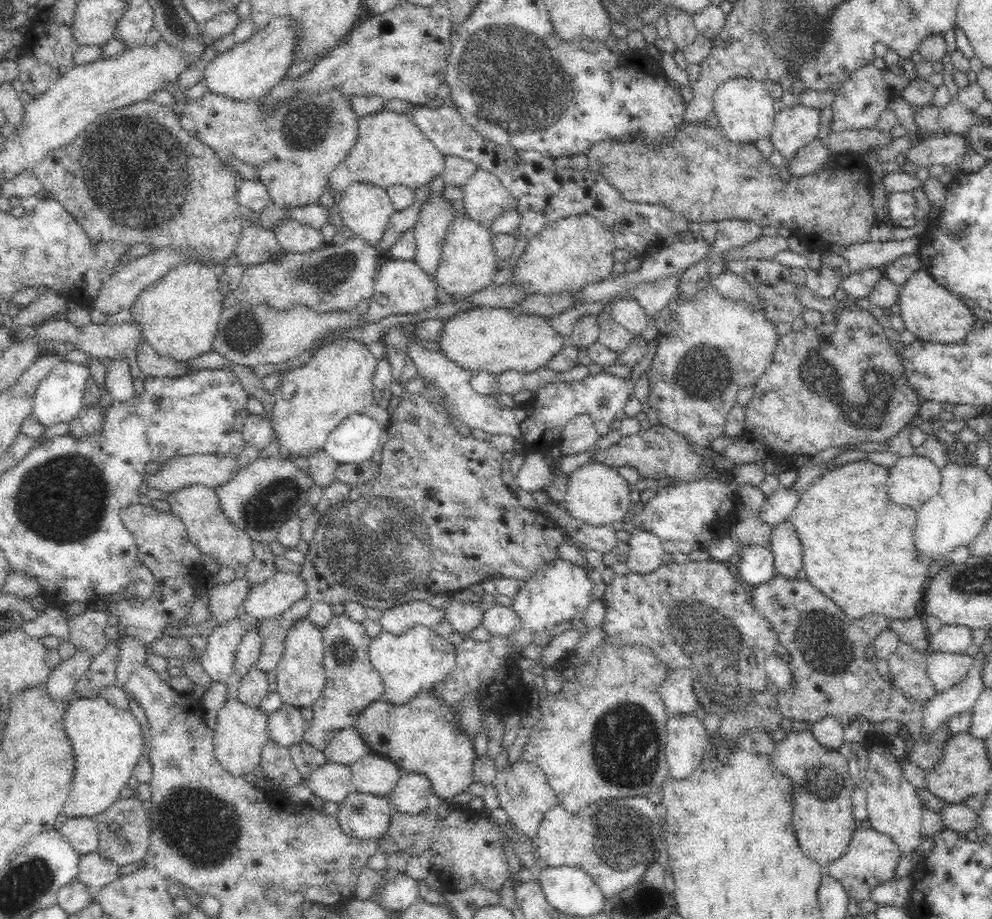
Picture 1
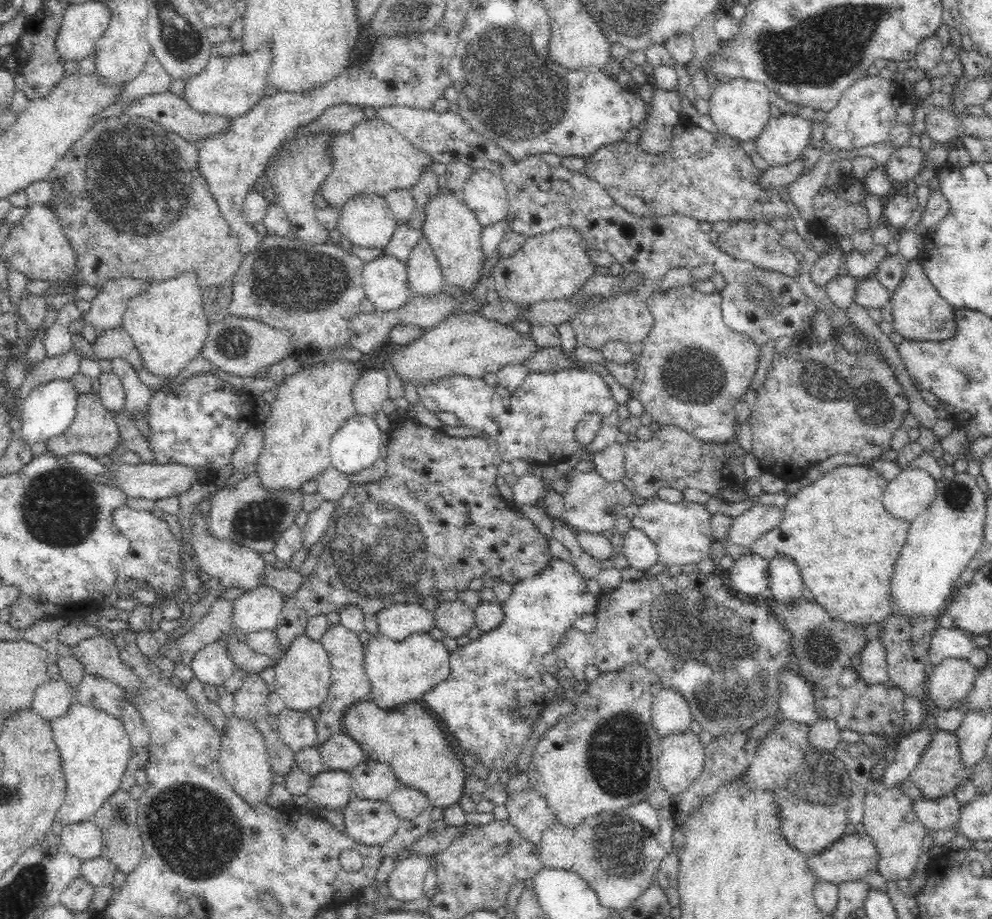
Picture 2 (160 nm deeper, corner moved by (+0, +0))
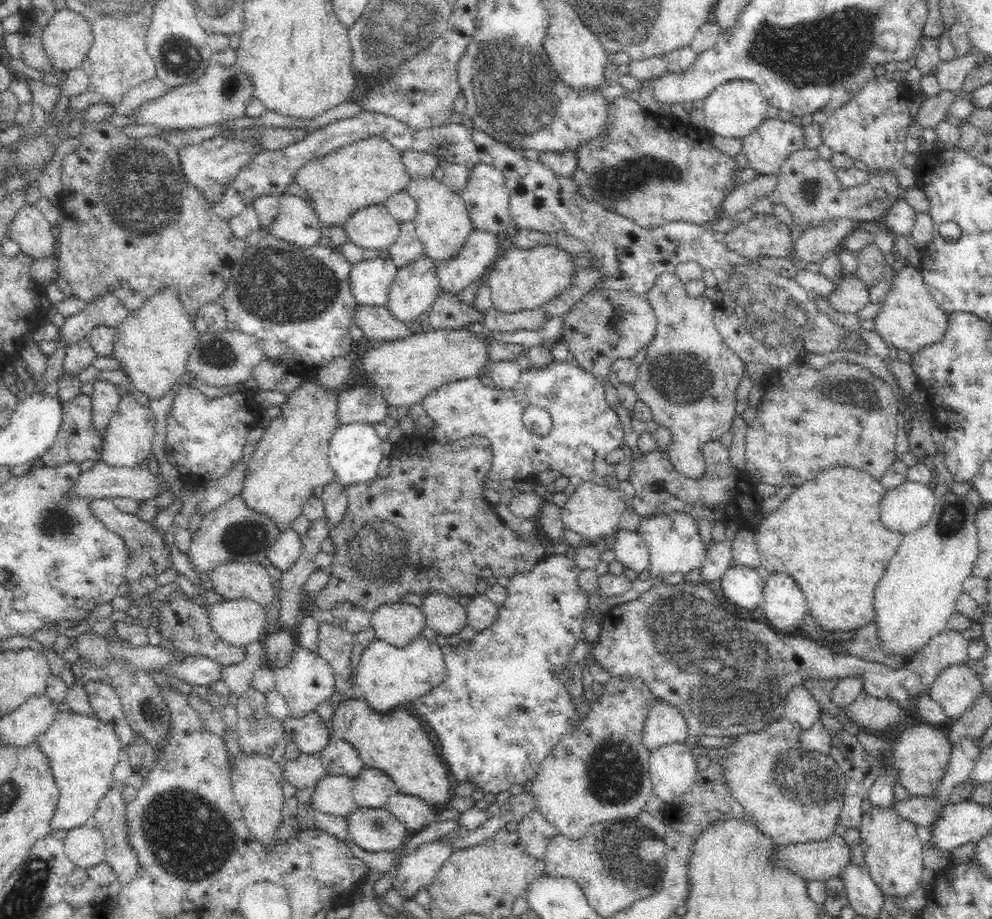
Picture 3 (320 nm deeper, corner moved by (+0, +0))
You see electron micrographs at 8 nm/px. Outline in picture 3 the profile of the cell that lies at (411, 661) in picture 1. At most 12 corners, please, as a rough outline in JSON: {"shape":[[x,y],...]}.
{"shape":[[422,634],[364,644],[356,689],[374,710],[409,706],[447,676]]}

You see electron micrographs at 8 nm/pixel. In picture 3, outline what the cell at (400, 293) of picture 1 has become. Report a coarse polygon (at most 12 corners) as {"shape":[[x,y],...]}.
{"shape":[[389,257],[362,259],[349,272],[359,305],[386,307],[399,268]]}

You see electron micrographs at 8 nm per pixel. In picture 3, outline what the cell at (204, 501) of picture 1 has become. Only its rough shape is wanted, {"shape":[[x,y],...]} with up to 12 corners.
{"shape":[[224,562],[208,575],[226,601],[266,611],[273,580],[258,562]]}

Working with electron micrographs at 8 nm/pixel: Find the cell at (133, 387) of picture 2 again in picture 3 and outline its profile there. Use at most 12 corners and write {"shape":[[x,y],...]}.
{"shape":[[124,392],[110,420],[101,461],[144,466],[156,418]]}

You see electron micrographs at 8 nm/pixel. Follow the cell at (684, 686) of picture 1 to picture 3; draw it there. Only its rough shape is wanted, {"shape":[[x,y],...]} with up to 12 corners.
{"shape":[[652,703],[642,735],[653,751],[685,743],[689,735],[679,708]]}

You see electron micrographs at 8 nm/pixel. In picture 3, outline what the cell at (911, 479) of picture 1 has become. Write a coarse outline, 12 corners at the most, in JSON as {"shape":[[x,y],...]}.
{"shape":[[906,481],[886,490],[882,524],[900,534],[926,526],[933,486]]}

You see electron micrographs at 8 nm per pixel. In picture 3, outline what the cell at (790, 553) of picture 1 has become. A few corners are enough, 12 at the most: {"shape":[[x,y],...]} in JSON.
{"shape":[[764,574],[758,615],[799,633],[808,607],[786,574]]}

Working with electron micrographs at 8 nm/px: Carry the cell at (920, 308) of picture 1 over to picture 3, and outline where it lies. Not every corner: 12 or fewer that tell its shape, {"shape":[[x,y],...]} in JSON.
{"shape":[[911,262],[875,316],[887,346],[914,354],[944,336],[948,314]]}

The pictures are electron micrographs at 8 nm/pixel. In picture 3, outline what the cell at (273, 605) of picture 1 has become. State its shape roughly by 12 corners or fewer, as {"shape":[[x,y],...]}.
{"shape":[[249,598],[208,606],[210,628],[238,648],[260,638],[266,610]]}

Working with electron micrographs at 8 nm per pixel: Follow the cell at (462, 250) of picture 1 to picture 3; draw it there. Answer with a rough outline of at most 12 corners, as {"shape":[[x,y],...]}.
{"shape":[[411,177],[413,223],[434,261],[475,230],[464,200],[435,177]]}

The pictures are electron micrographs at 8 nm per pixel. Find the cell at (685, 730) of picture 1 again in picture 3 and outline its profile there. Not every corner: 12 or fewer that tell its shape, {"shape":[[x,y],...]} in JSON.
{"shape":[[686,742],[655,748],[653,792],[668,806],[697,773]]}

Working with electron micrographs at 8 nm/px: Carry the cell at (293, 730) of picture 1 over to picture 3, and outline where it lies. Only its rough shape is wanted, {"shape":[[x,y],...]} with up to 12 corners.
{"shape":[[316,711],[282,720],[300,752],[329,744],[327,722]]}

